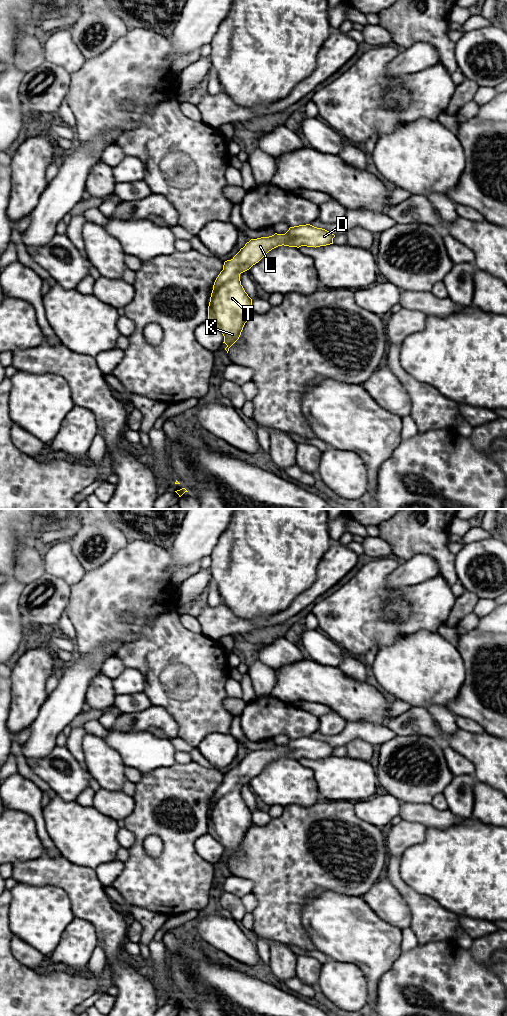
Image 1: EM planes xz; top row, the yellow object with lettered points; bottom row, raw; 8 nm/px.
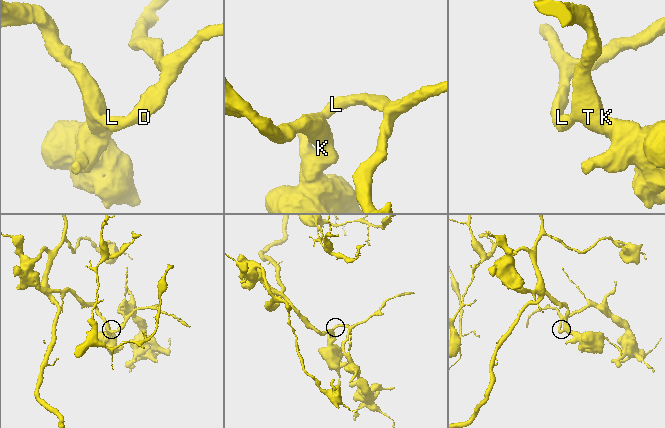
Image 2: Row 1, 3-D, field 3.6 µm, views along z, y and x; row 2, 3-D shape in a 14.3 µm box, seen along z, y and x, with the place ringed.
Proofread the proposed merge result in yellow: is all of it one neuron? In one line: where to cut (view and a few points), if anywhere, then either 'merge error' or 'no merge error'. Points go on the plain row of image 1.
cut none; no merge error

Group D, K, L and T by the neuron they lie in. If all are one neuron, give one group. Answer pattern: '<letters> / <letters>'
D K L T

